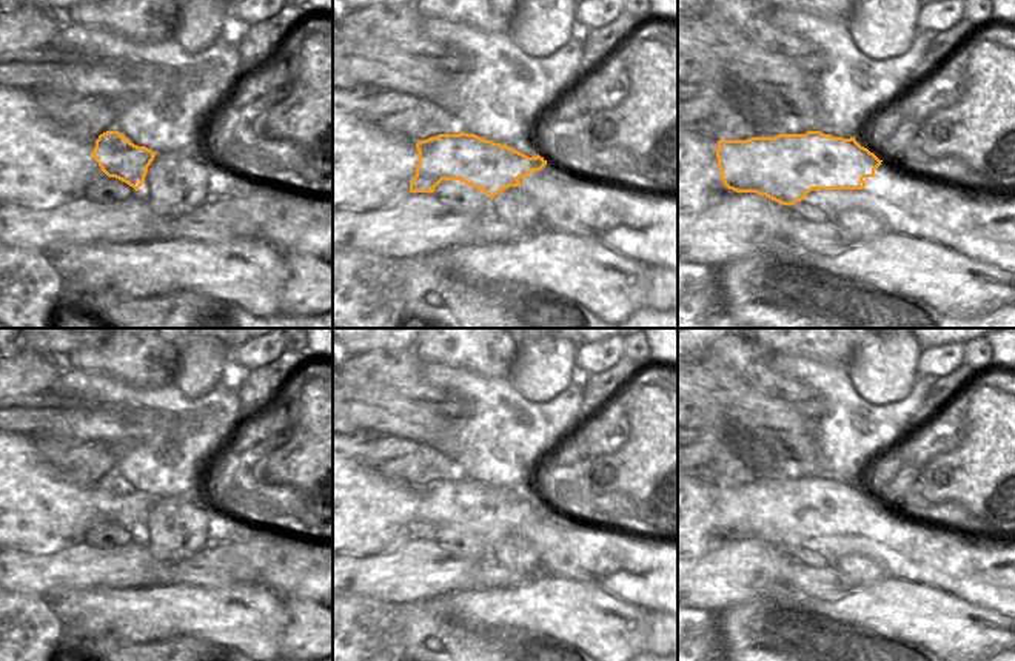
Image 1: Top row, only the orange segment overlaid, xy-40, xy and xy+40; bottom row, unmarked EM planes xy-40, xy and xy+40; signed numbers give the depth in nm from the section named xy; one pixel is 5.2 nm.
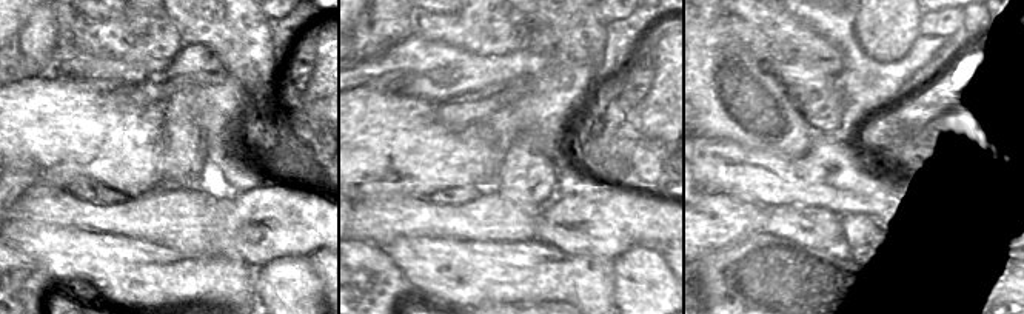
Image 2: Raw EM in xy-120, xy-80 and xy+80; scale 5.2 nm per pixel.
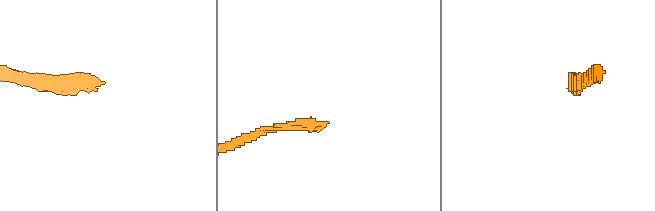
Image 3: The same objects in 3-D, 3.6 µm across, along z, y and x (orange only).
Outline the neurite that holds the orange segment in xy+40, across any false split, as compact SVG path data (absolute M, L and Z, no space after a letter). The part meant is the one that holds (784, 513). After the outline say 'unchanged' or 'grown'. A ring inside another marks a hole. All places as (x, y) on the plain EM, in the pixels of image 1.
M821 476L750 482L747 485L718 485L716 502L724 530L736 538L756 538L781 550L796 547L815 550L832 565L842 556L858 553L873 559L892 578L929 584L966 602L1015 618L1015 541L975 541L950 528L904 519L879 505L867 493L861 492L855 482L833 482Z; grown

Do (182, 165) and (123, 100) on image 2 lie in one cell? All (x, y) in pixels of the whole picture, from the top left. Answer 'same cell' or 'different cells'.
different cells

